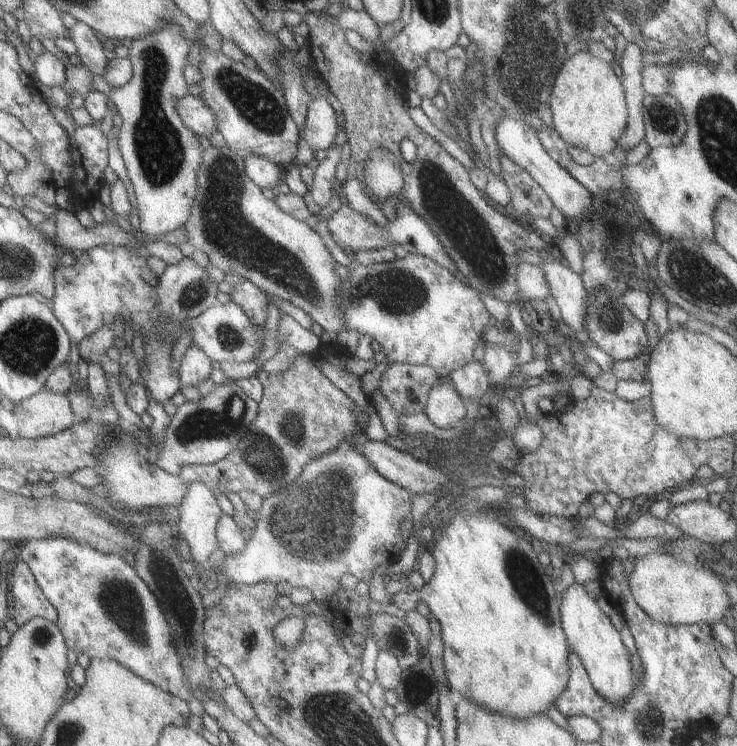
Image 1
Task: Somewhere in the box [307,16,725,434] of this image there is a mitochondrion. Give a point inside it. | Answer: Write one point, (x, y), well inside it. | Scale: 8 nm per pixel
(471, 249)

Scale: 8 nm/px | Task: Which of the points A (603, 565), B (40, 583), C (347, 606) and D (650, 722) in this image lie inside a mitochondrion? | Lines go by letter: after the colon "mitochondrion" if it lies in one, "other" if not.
A: other
B: other
C: other
D: mitochondrion

